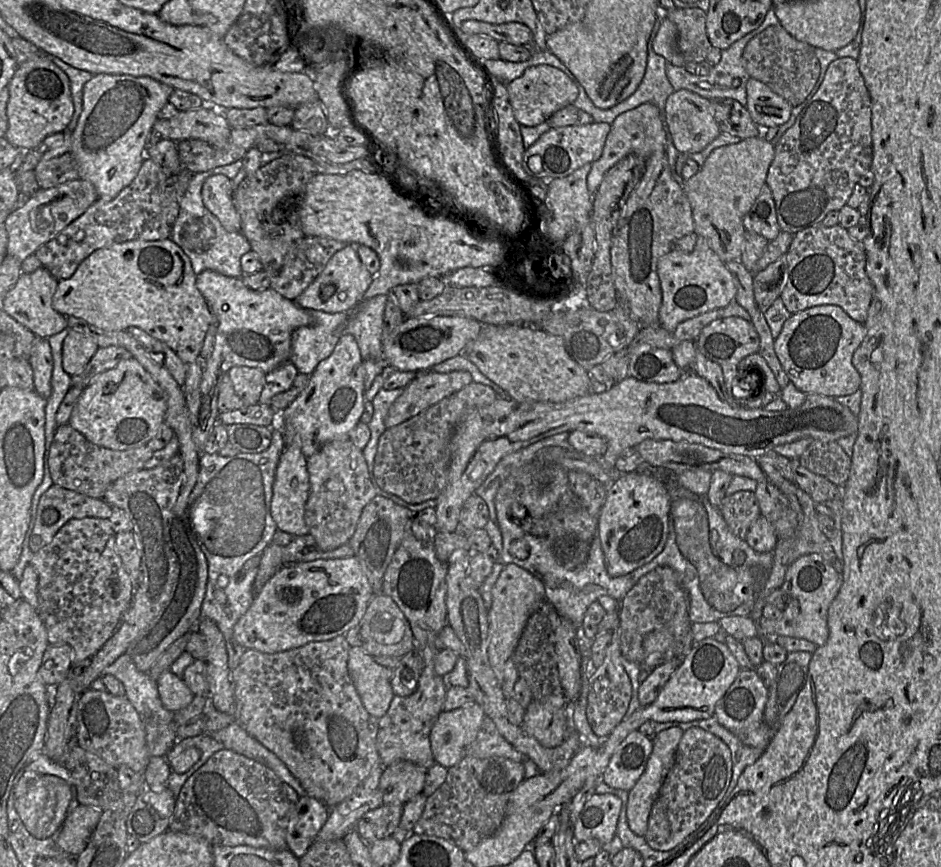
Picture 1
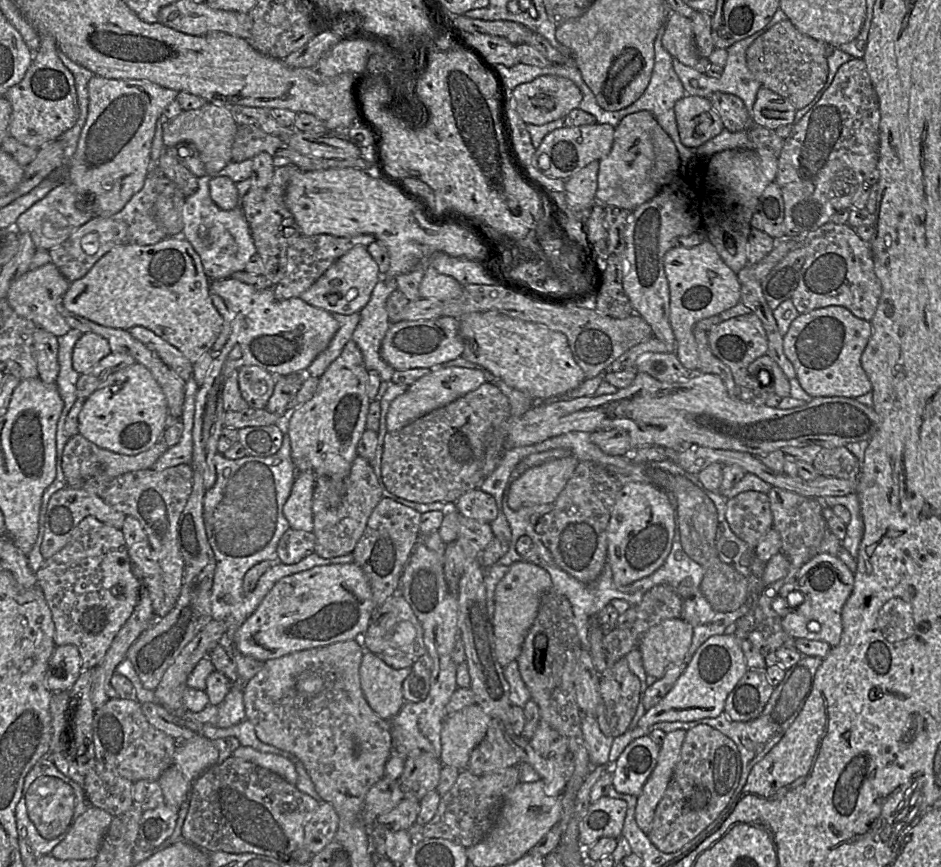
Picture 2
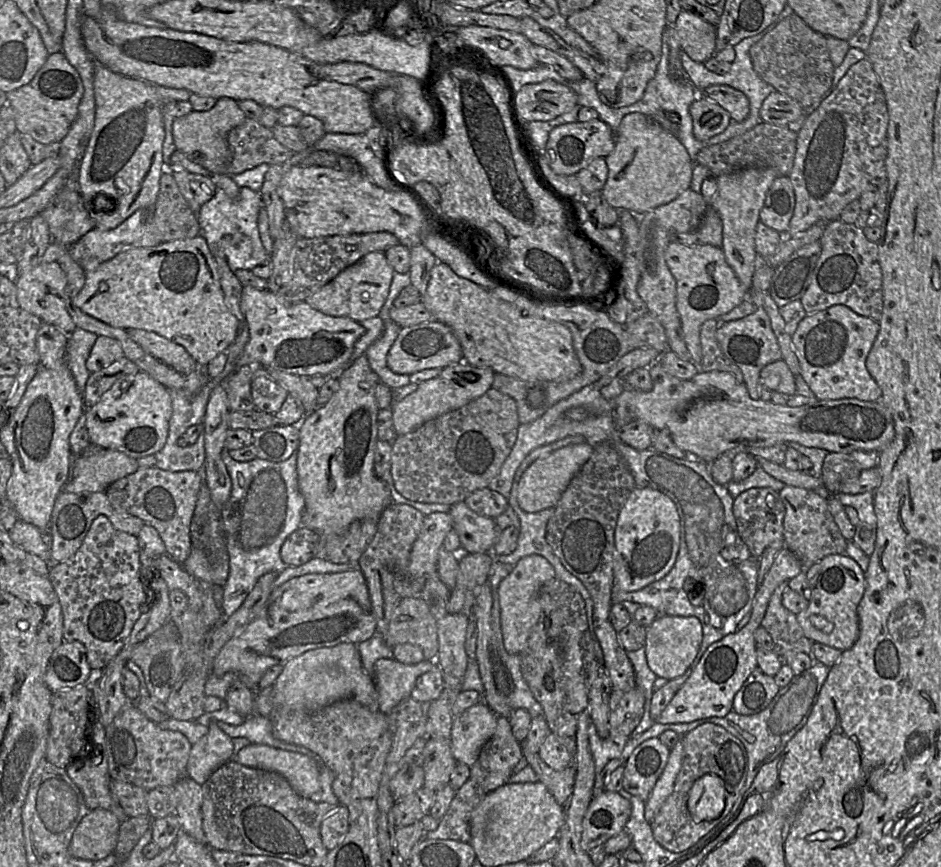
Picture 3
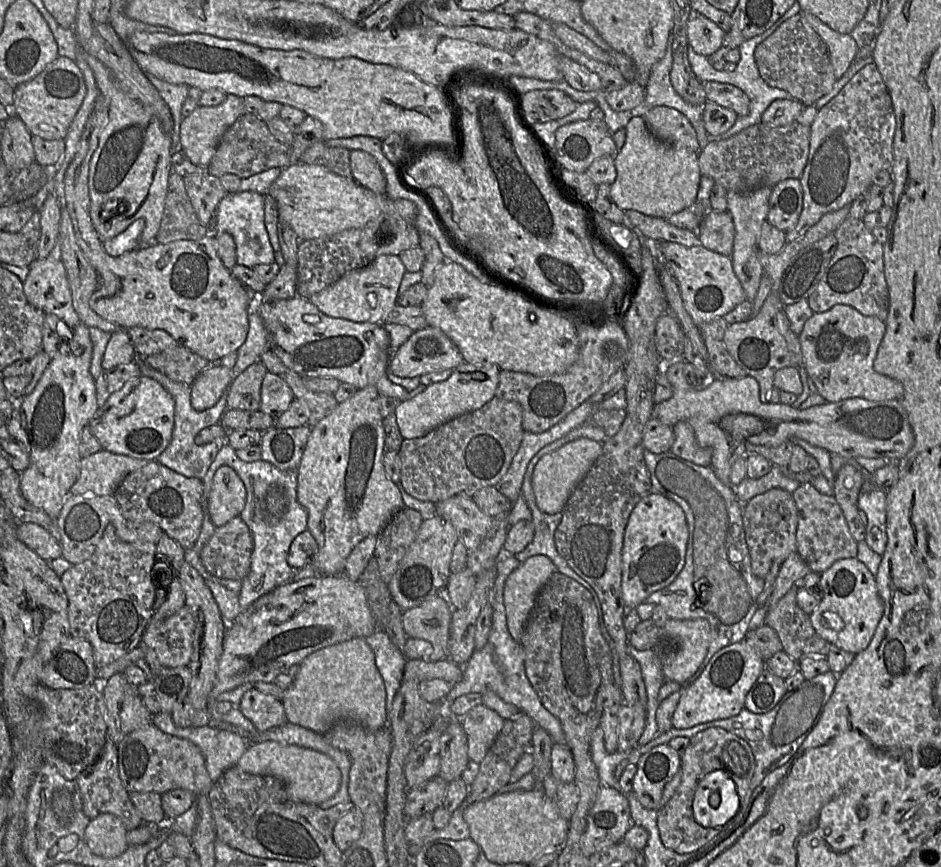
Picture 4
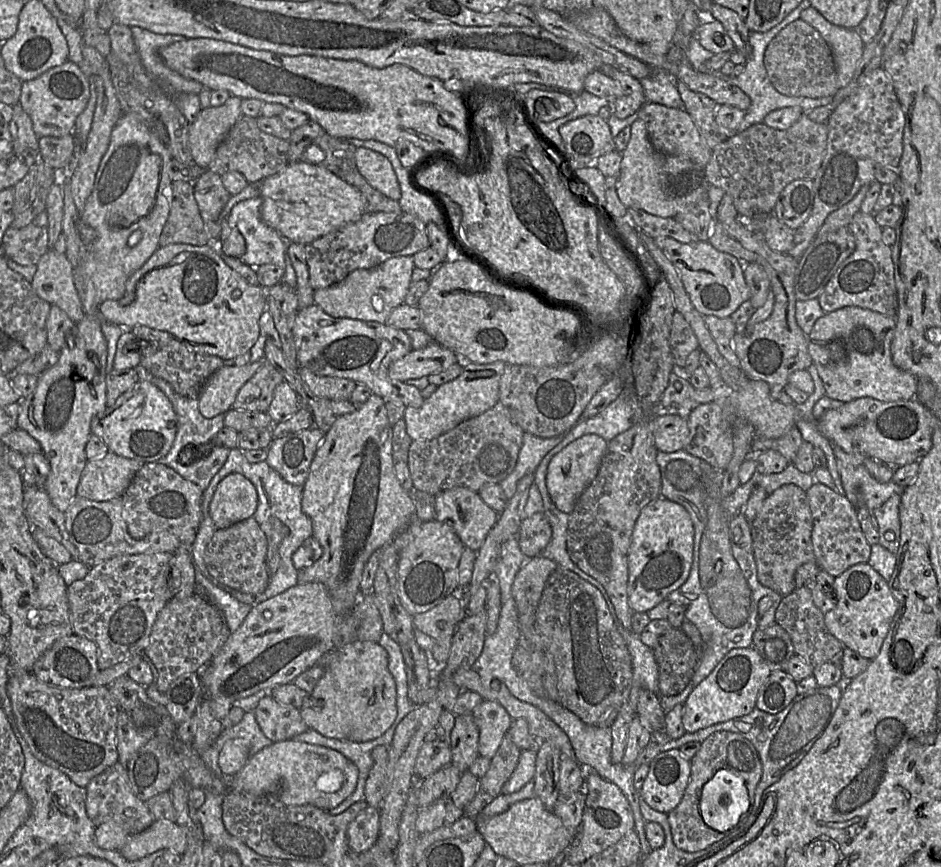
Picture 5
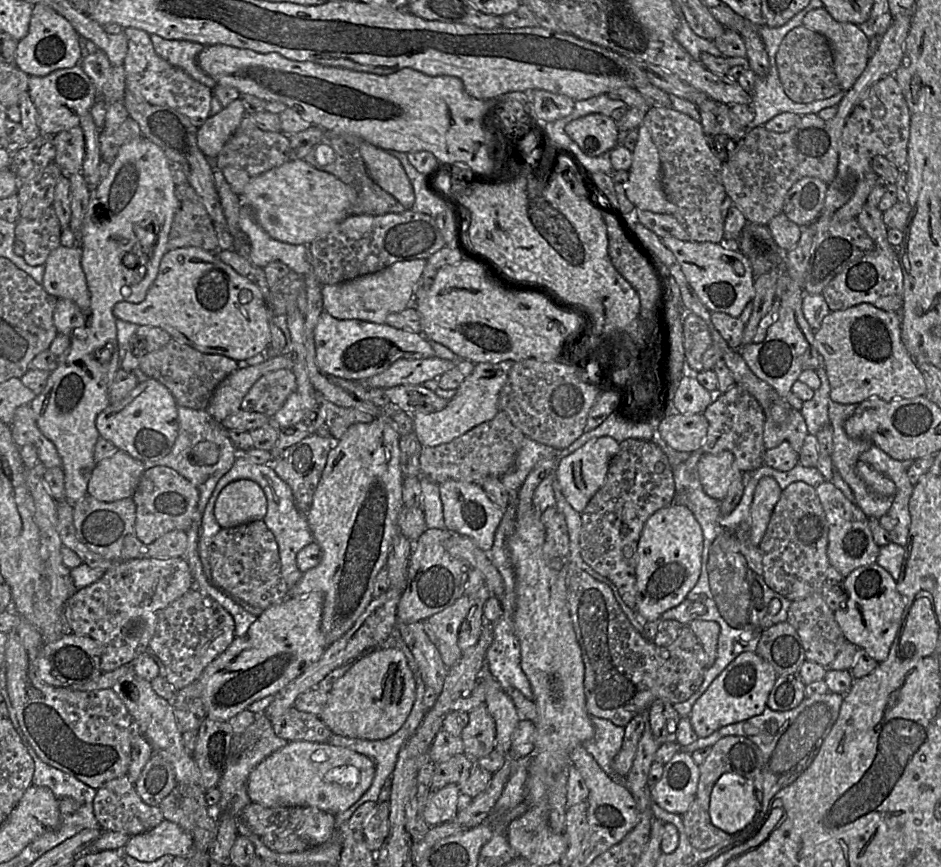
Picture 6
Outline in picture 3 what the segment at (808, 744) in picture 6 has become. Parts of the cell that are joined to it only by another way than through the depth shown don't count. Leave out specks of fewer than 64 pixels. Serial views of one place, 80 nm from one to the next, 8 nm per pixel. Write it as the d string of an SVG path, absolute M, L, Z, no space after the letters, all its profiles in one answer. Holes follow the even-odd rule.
M816 661L812 667L801 674L795 675L788 685L780 688L779 692L765 710L754 715L741 715L731 711L724 717L704 718L690 723L661 724L654 722L652 727L631 738L626 743L619 759L627 759L639 744L650 738L659 738L660 734L664 731L672 730L682 736L702 724L712 723L723 727L744 744L748 755L748 774L745 783L745 789L748 789L757 776L761 766L772 760L782 751L805 724L817 702L829 671L830 668L828 666Z

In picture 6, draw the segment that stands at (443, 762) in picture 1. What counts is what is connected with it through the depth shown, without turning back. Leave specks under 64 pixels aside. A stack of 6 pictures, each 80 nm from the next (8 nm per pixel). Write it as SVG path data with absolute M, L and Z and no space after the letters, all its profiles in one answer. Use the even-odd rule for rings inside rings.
M485 664L479 676L479 682L485 689L485 706L495 721L495 750L508 754L511 749L513 734L520 721L516 707Z

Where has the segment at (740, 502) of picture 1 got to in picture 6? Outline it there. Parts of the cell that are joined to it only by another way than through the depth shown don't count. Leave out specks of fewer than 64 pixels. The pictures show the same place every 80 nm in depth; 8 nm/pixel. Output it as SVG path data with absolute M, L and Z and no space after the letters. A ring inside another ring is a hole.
M794 482L783 489L758 546L762 556L763 578L766 585L790 601L820 593L825 581L825 572L830 567L827 556L828 533L829 523L815 487L804 482Z

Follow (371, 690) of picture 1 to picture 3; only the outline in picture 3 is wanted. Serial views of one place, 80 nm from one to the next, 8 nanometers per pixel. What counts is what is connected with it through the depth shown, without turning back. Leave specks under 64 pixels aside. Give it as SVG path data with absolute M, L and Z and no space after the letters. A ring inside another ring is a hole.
M378 659L373 670L378 693L378 711L384 715L389 714L398 703L410 696L421 675L437 667L437 663L430 660L403 664L395 659Z

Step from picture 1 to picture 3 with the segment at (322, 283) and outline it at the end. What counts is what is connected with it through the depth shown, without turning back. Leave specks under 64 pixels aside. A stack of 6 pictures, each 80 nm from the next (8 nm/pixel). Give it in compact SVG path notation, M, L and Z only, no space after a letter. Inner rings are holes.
M371 252L341 271L304 301L326 315L347 317L355 321L371 319L378 316L385 303L394 273L384 252Z

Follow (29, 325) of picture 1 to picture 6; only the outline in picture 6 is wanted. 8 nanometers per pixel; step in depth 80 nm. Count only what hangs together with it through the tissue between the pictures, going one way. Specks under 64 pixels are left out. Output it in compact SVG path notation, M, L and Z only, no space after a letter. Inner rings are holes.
M59 246L44 264L41 286L57 299L73 301L83 312L90 307L90 293L81 267L82 248Z

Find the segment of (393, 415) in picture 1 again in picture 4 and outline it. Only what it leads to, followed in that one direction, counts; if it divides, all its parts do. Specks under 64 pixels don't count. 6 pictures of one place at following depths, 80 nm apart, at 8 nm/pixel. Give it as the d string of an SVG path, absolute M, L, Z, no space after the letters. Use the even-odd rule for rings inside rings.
M465 361L448 379L429 384L421 393L401 401L394 412L401 435L404 439L423 437L438 426L481 408L495 397L499 373L495 364L474 365Z

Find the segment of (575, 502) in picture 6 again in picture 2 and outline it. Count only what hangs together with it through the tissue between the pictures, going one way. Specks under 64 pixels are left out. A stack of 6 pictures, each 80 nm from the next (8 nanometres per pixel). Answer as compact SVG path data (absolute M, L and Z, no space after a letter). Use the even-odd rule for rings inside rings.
M573 455L527 469L511 483L507 501L514 510L554 503L575 471L579 460Z

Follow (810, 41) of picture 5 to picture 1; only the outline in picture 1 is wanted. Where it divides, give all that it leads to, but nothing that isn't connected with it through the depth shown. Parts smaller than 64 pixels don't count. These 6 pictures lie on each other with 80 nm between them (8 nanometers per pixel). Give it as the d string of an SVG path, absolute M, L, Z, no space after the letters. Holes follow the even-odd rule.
M779 23L755 35L746 45L744 67L750 77L766 84L792 106L804 103L818 82L821 67L815 48L790 35Z

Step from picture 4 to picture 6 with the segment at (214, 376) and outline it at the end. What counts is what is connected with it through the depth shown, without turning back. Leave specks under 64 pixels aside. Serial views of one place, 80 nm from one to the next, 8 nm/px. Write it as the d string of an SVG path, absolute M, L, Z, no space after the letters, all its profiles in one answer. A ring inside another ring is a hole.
M276 355L262 363L241 367L228 375L215 389L207 413L222 422L241 409L241 402L252 385L263 375L280 369L292 369L291 356Z

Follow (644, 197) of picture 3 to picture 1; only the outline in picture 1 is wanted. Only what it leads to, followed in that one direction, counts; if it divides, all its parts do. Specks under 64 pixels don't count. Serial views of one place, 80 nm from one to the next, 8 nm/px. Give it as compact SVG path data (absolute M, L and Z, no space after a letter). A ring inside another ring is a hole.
M643 103L636 108L623 112L611 124L601 157L591 164L587 185L592 193L596 192L606 172L620 160L634 154L647 159L655 152L665 152L667 144L663 114L652 103Z

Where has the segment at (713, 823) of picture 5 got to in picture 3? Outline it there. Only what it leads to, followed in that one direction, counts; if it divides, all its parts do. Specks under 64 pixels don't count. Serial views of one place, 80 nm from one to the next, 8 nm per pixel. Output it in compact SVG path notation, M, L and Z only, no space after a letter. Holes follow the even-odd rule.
M707 773L697 782L689 796L688 810L696 820L721 820L727 817L732 806L728 806L726 792L718 776Z

